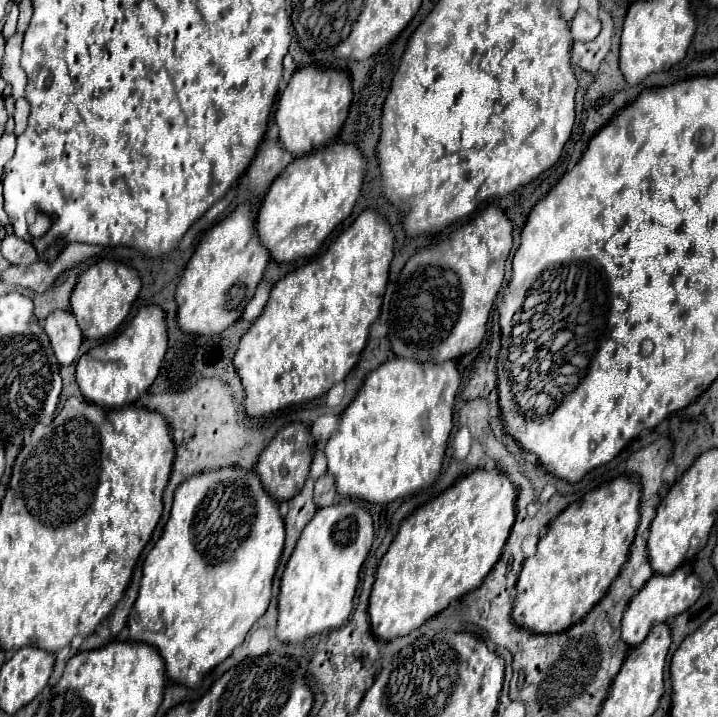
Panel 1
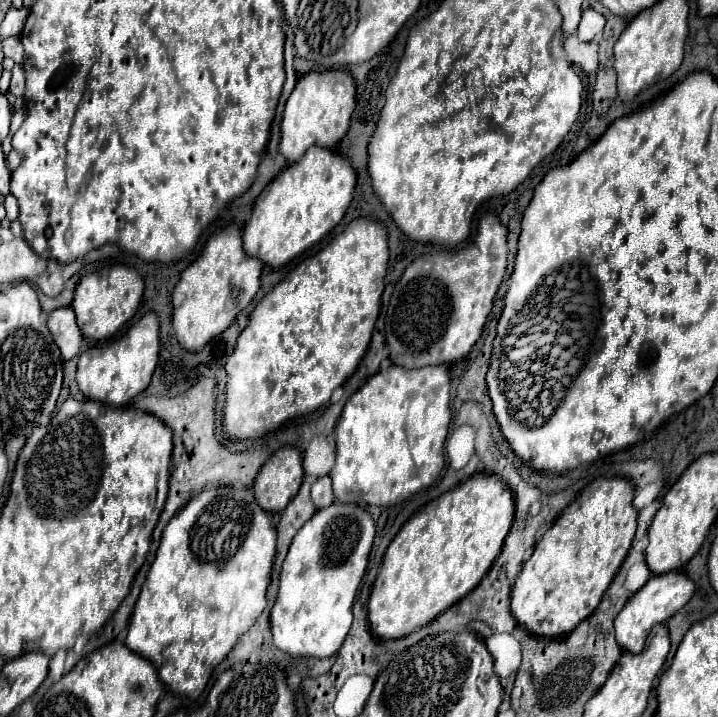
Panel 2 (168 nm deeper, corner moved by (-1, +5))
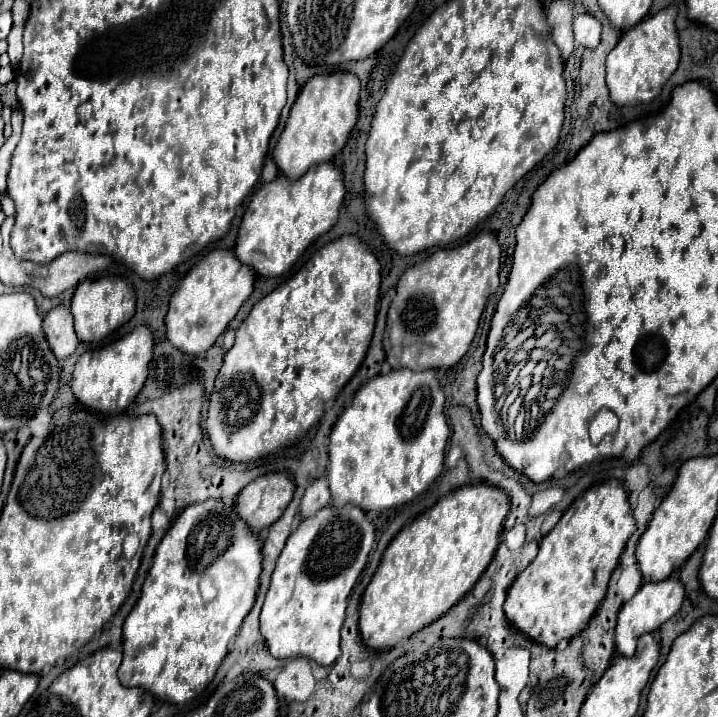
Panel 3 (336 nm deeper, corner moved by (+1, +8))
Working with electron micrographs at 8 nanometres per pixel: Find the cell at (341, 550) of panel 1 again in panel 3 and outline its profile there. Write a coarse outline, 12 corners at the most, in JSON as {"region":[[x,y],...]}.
{"region":[[325,506],[299,524],[261,610],[273,658],[337,660],[375,526]]}

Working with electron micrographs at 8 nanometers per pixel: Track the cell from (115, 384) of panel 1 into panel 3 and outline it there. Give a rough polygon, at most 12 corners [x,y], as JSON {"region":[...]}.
{"region":[[149,326],[85,352],[75,398],[123,412],[143,388],[153,356]]}

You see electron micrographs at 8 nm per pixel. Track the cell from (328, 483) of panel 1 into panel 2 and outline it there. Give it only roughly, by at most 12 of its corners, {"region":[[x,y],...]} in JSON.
{"region":[[321,477],[311,487],[317,509],[333,503],[331,477]]}

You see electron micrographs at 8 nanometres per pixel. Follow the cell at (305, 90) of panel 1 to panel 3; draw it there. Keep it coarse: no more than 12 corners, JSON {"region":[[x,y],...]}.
{"region":[[309,78],[273,150],[291,180],[333,160],[357,122],[359,78]]}

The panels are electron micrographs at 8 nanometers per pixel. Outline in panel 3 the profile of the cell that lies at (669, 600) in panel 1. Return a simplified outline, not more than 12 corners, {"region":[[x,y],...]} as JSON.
{"region":[[645,582],[619,612],[615,648],[633,656],[637,640],[675,616],[683,584]]}

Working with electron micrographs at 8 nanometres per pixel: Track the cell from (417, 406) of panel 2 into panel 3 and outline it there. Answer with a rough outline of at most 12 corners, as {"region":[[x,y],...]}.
{"region":[[433,368],[357,390],[331,430],[333,506],[387,510],[443,472]]}

